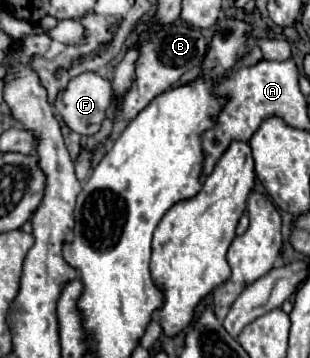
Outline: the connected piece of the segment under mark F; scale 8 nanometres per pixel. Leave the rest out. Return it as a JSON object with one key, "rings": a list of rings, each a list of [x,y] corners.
{"rings":[[[98,74],[76,76],[56,98],[56,110],[72,132],[92,136],[100,130],[102,120],[112,104],[112,86]]]}

